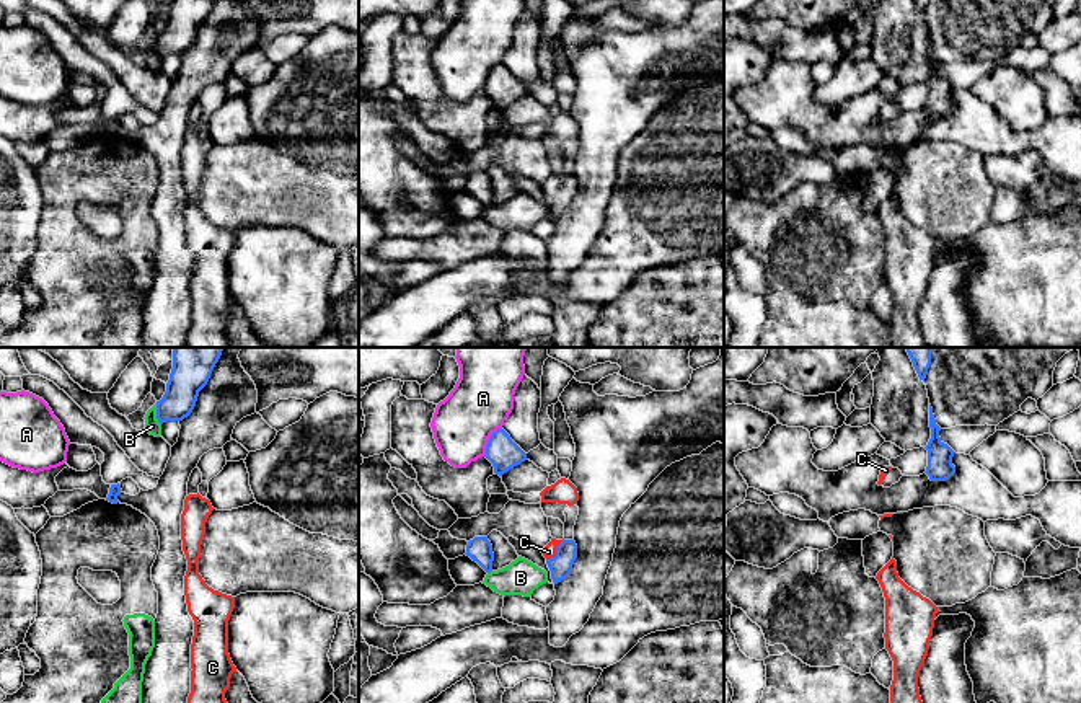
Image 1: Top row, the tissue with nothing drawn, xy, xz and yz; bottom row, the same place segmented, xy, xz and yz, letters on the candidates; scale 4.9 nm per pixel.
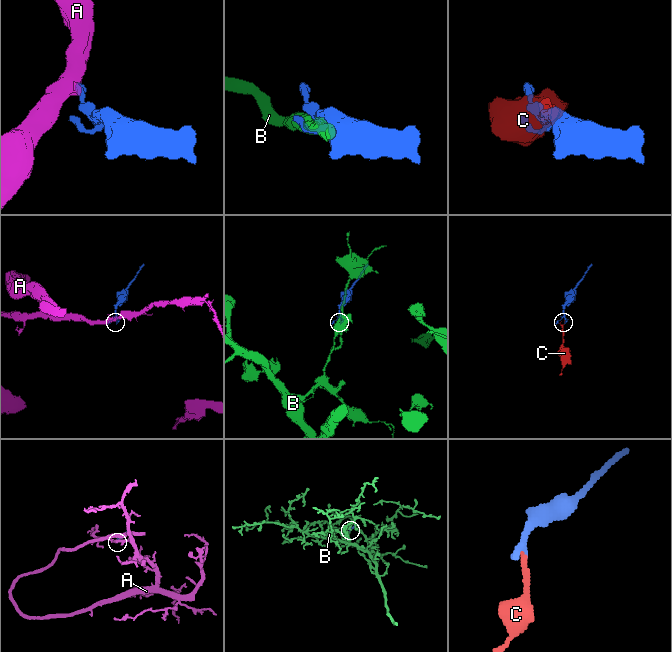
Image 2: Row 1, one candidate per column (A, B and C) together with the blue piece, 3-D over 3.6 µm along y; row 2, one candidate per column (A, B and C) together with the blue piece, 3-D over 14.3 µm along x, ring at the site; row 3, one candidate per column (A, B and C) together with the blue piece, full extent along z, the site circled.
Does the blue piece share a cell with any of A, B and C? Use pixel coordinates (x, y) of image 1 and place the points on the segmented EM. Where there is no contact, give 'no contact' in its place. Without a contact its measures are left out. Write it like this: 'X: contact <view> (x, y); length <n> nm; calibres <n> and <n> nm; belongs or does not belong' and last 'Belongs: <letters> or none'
A: contact xz (488, 441); length 170 nm; calibres 160 and 300 nm; does not belong
B: contact xy (157, 415); length 110 nm; calibres 180 and 80 nm; does not belong
C: contact xz (556, 552); length 140 nm; calibres 110 and 70 nm; belongs
Belongs: C

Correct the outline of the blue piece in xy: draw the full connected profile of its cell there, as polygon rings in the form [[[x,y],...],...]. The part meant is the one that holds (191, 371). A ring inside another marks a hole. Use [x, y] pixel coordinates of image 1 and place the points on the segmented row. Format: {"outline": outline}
{"outline": [[[223,347],[173,349],[173,369],[166,391],[157,401],[157,419],[160,424],[183,421],[192,413],[199,391],[207,385],[222,351]]]}

